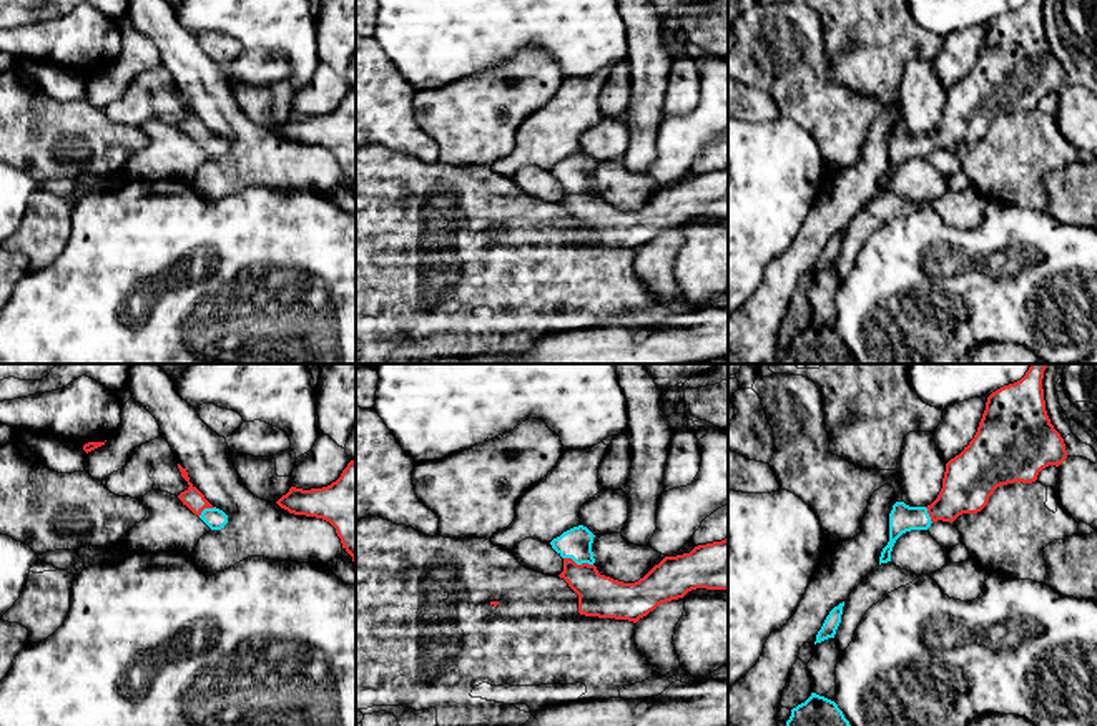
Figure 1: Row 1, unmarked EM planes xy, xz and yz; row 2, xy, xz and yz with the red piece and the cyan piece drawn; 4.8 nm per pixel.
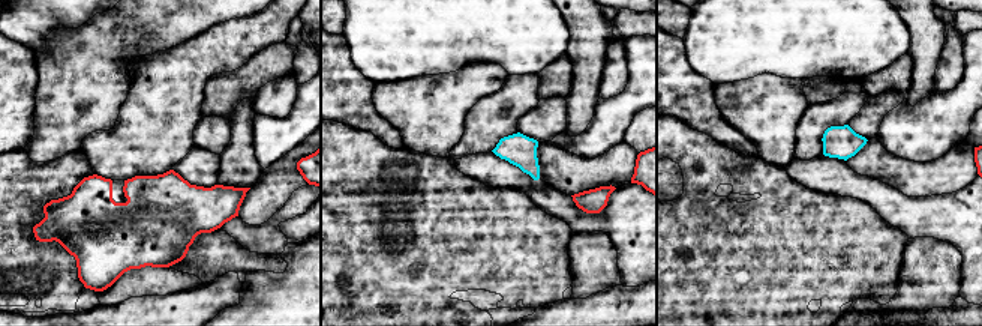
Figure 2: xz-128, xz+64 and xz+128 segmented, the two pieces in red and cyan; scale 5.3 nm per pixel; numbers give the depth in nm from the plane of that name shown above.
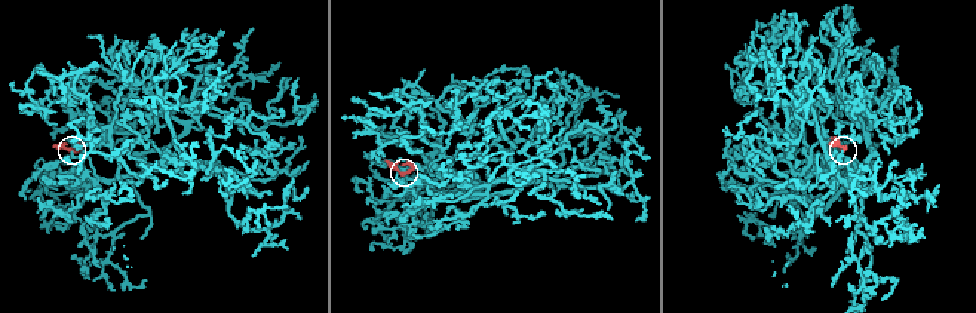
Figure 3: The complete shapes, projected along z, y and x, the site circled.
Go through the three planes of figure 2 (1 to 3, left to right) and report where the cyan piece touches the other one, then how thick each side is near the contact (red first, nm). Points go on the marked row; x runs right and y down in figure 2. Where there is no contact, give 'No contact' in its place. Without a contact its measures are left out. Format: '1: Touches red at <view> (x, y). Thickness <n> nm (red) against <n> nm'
1: No contact
2: No contact
3: No contact

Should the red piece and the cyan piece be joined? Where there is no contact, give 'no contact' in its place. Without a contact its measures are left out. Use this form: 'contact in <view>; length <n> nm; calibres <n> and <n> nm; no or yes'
contact in xz; length 150 nm; calibres 200 and 150 nm; yes

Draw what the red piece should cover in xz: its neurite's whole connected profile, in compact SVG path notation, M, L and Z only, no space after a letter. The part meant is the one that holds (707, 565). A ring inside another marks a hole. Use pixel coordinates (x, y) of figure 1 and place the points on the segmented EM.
M578 525L550 542L563 558L558 576L578 595L580 615L637 623L658 605L683 598L691 590L728 590L728 538L665 557L638 581L623 583L598 573L593 537Z

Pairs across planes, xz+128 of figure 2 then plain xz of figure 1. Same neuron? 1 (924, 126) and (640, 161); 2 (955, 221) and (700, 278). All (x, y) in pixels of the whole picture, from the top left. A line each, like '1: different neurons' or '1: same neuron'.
1: different neurons
2: same neuron

